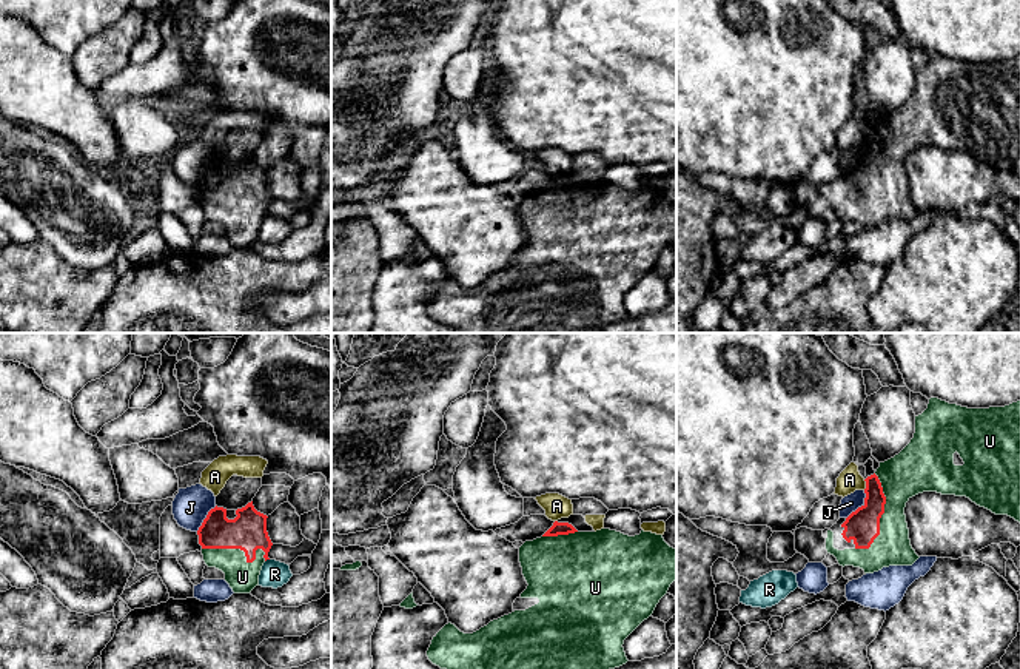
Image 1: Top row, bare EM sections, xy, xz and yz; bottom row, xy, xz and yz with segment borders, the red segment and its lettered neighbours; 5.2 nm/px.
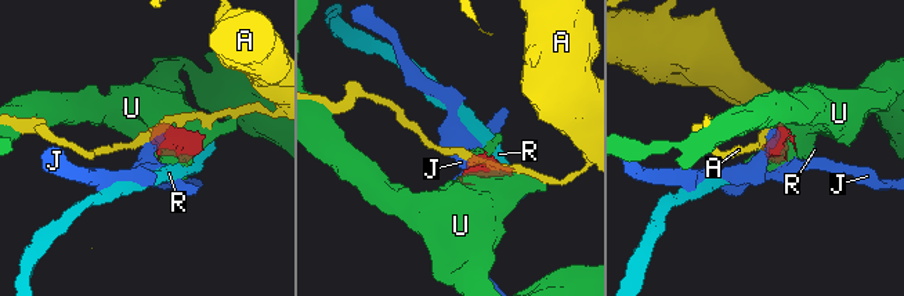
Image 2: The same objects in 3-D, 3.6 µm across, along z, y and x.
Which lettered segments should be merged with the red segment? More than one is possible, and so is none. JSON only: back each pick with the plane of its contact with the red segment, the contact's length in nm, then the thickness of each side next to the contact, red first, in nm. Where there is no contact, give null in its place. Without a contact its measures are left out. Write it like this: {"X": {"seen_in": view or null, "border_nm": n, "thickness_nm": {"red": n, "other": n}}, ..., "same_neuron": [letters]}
{"U": {"seen_in": "yz", "border_nm": 420, "thickness_nm": {"red": 180, "other": 220}}, "same_neuron": ["U"]}

